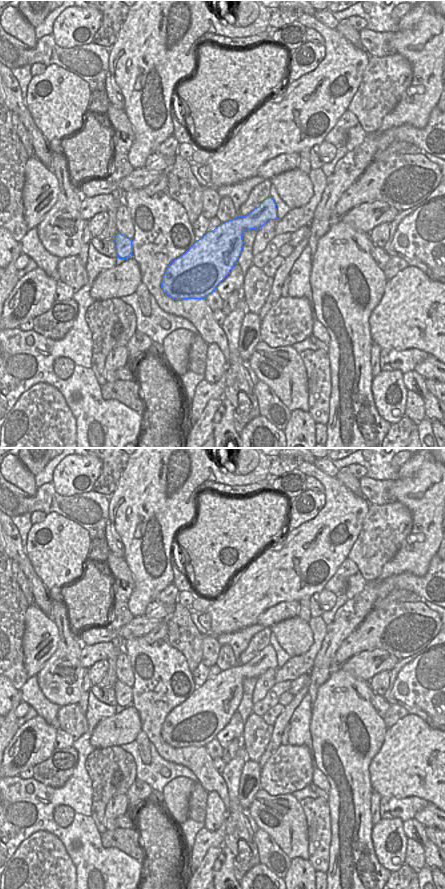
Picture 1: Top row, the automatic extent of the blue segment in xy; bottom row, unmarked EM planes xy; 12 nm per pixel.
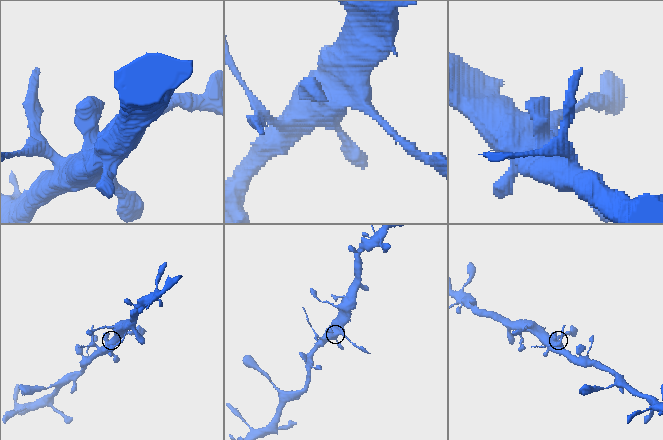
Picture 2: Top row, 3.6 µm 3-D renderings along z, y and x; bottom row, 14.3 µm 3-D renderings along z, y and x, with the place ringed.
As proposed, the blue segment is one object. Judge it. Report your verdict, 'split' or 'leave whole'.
split

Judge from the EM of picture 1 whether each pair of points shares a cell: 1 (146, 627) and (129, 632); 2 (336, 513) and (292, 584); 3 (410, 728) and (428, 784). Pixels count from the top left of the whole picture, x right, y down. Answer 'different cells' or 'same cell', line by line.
1: same cell
2: same cell
3: same cell

